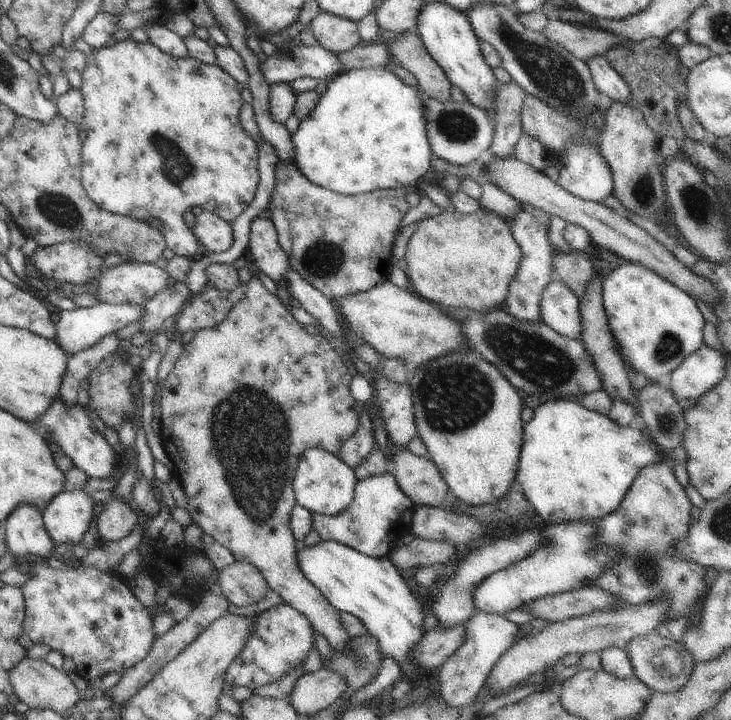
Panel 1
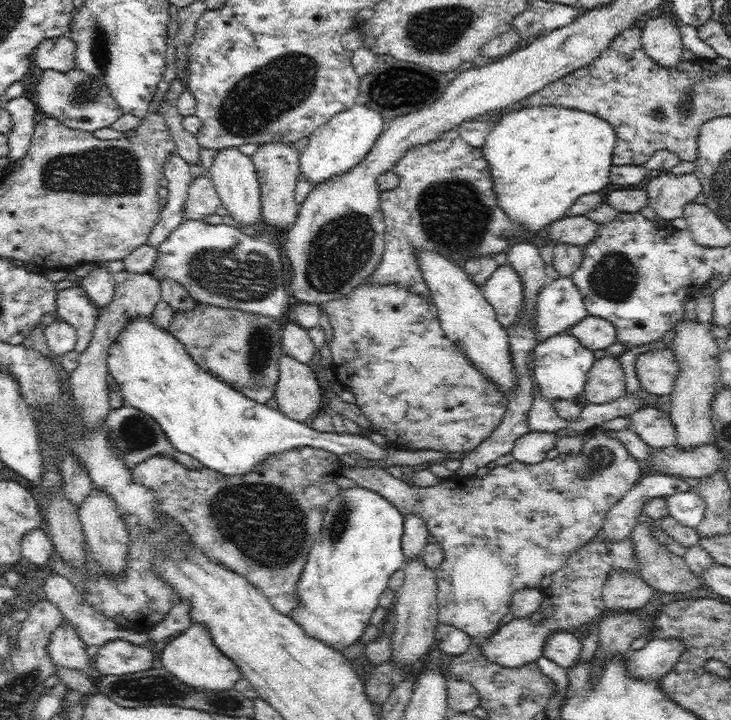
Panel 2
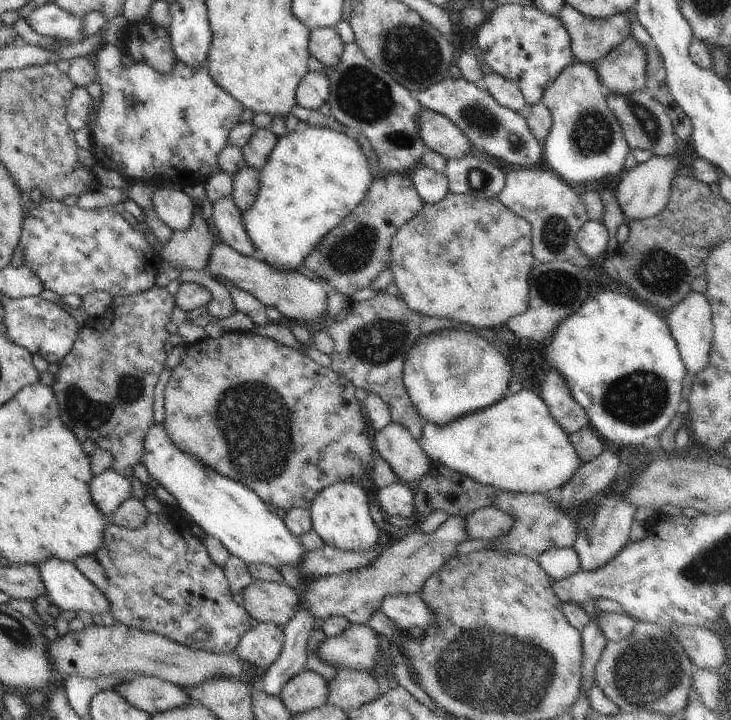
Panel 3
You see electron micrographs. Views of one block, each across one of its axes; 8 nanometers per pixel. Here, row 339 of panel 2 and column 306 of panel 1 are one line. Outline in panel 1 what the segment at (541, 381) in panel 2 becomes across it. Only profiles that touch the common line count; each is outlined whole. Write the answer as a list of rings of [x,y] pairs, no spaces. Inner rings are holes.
[[[322,540],[320,544],[310,546],[310,548],[306,548],[304,542],[298,544],[296,546],[296,554],[298,554],[298,556],[296,556],[298,568],[302,570],[302,574],[304,574],[306,578],[309,578],[314,586],[318,587],[318,590],[322,592],[322,596],[324,596],[336,610],[353,614],[364,623],[367,632],[370,632],[370,634],[378,640],[380,652],[384,654],[384,657],[390,656],[390,658],[394,658],[394,660],[398,662],[403,678],[416,679],[422,674],[418,671],[418,666],[412,662],[410,654],[412,654],[412,650],[418,646],[418,642],[422,640],[422,636],[425,634],[424,612],[422,612],[422,606],[420,606],[420,602],[416,600],[416,596],[410,592],[410,588],[400,575],[399,570],[387,556],[372,558],[340,542]]]

